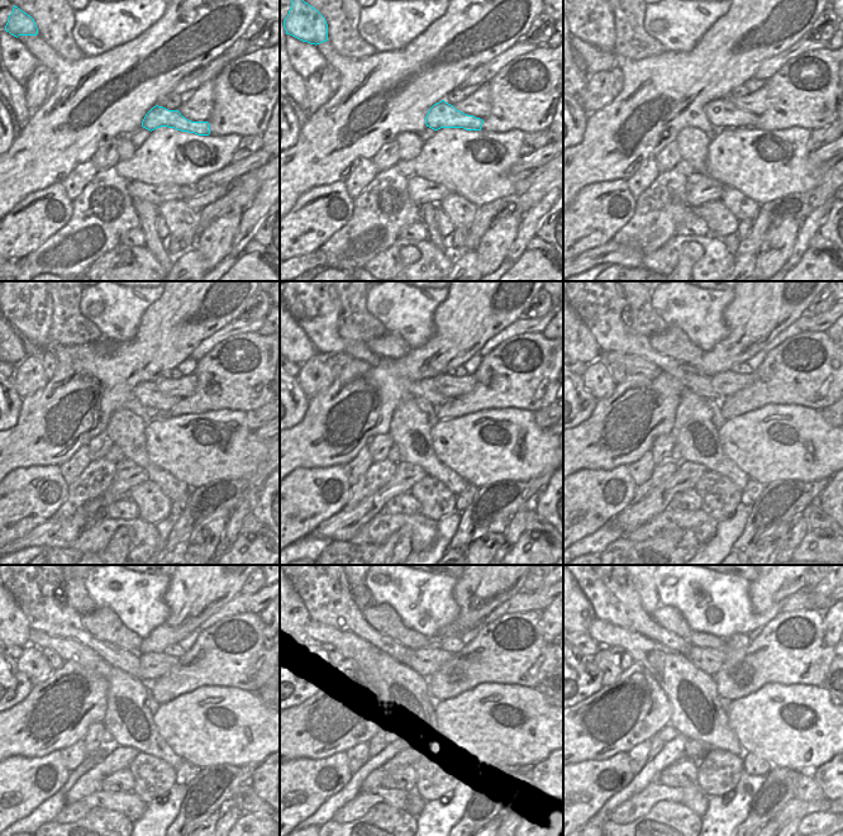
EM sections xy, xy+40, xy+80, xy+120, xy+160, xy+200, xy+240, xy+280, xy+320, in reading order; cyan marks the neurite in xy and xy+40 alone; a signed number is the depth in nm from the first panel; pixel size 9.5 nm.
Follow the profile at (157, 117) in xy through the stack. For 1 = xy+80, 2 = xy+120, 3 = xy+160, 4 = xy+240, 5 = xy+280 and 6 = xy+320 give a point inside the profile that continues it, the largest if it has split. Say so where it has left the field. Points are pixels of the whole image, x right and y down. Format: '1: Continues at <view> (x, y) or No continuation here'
1: Continues at xy+80 (722, 113)
2: Continues at xy+120 (147, 392)
3: Continues at xy+160 (425, 389)
4: Continues at xy+240 (39, 590)
5: Continues at xy+280 (324, 590)
6: Continues at xy+320 (610, 590).

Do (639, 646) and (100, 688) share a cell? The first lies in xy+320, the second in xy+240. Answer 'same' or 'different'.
different

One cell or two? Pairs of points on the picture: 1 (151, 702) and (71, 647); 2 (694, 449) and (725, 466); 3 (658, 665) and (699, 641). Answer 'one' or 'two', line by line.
1: two
2: one
3: two

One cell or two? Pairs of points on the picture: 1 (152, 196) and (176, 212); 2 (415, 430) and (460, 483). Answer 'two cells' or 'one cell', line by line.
1: two cells
2: one cell

